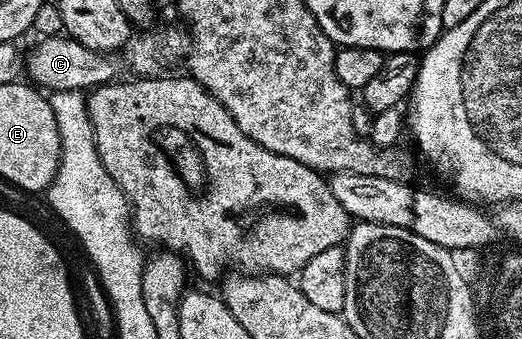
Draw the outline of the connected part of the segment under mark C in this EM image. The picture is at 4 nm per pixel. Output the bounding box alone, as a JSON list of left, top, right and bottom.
[26,35,120,91]

